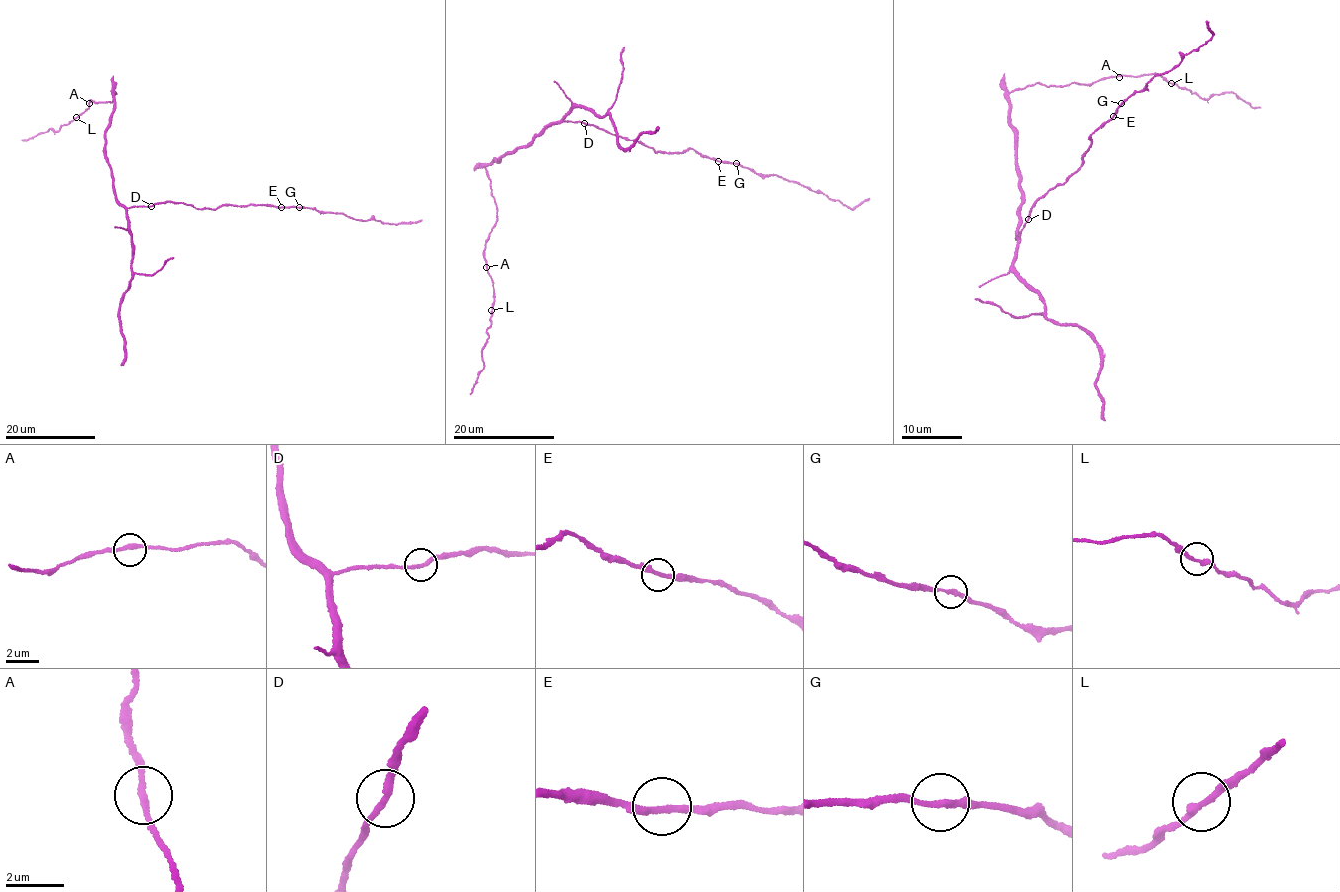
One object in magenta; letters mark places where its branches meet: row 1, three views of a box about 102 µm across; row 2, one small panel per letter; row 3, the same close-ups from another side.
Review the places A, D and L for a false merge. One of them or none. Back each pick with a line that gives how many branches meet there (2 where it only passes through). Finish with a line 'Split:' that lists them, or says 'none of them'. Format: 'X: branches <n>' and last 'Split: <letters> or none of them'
Split: none of them

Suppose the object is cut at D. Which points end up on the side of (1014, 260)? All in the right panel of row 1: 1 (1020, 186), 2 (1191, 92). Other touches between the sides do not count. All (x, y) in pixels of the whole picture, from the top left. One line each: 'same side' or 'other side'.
1: same side
2: same side

